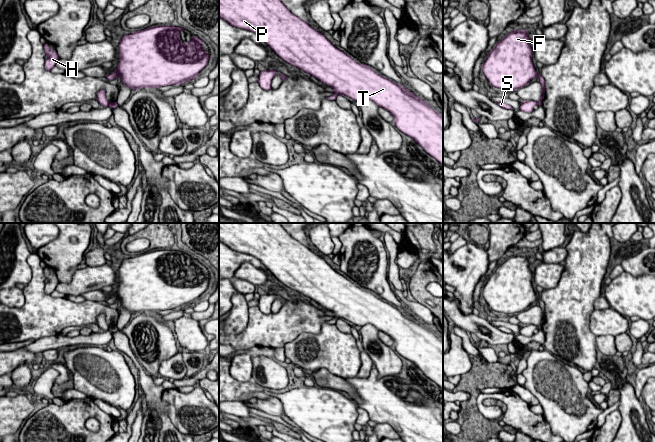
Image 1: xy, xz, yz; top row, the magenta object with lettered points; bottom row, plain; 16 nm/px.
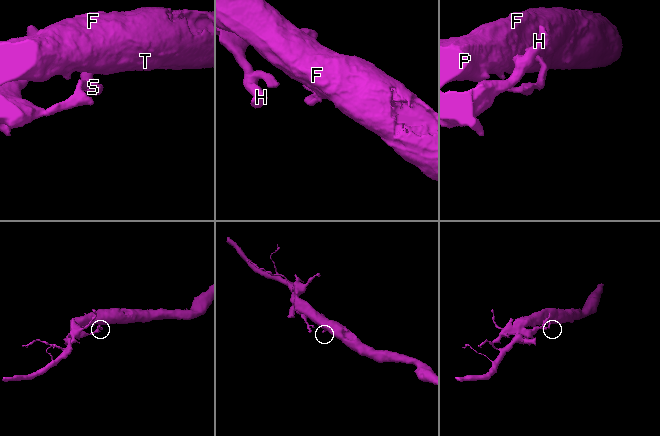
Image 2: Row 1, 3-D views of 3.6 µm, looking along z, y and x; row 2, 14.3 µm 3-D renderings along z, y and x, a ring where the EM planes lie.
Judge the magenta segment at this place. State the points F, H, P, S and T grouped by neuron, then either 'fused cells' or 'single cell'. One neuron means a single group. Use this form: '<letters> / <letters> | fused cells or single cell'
F P T / H S | fused cells

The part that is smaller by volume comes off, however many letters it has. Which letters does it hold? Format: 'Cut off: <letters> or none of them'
Cut off: H, S

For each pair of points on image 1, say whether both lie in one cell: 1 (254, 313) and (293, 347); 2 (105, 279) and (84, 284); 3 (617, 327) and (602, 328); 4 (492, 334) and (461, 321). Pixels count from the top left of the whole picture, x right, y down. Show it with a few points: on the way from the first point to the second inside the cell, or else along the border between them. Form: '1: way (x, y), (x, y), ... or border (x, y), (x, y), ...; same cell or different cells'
1: border (310, 333), (300, 332), (282, 348); different cells
2: way (100, 279), (89, 279); same cell
3: way (613, 327), (606, 327); same cell
4: way (485, 331), (469, 322); same cell

